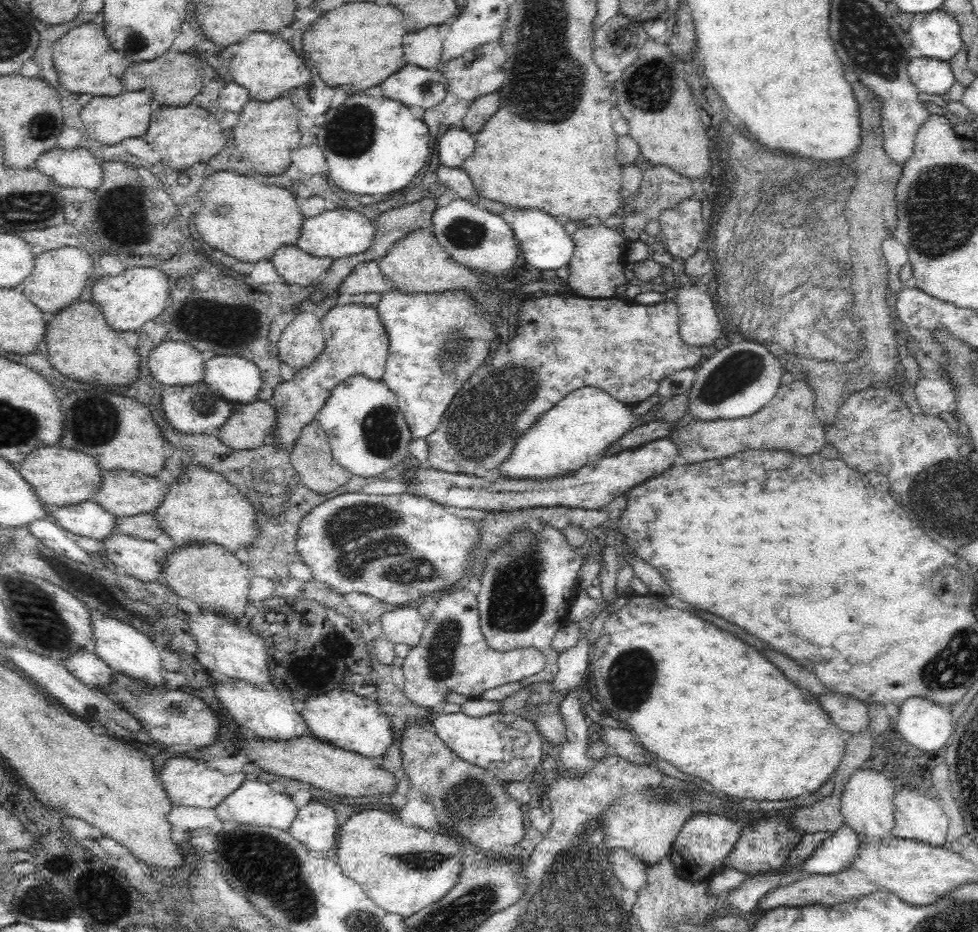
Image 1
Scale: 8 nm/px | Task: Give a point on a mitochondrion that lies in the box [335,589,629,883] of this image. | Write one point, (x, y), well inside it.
(470, 801)

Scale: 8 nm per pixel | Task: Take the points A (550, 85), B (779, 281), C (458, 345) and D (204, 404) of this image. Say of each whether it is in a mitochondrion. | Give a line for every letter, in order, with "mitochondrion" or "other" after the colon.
A: mitochondrion
B: mitochondrion
C: mitochondrion
D: mitochondrion

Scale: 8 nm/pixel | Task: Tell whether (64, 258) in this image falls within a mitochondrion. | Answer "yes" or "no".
no

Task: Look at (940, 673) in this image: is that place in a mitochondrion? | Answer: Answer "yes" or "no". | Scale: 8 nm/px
yes

